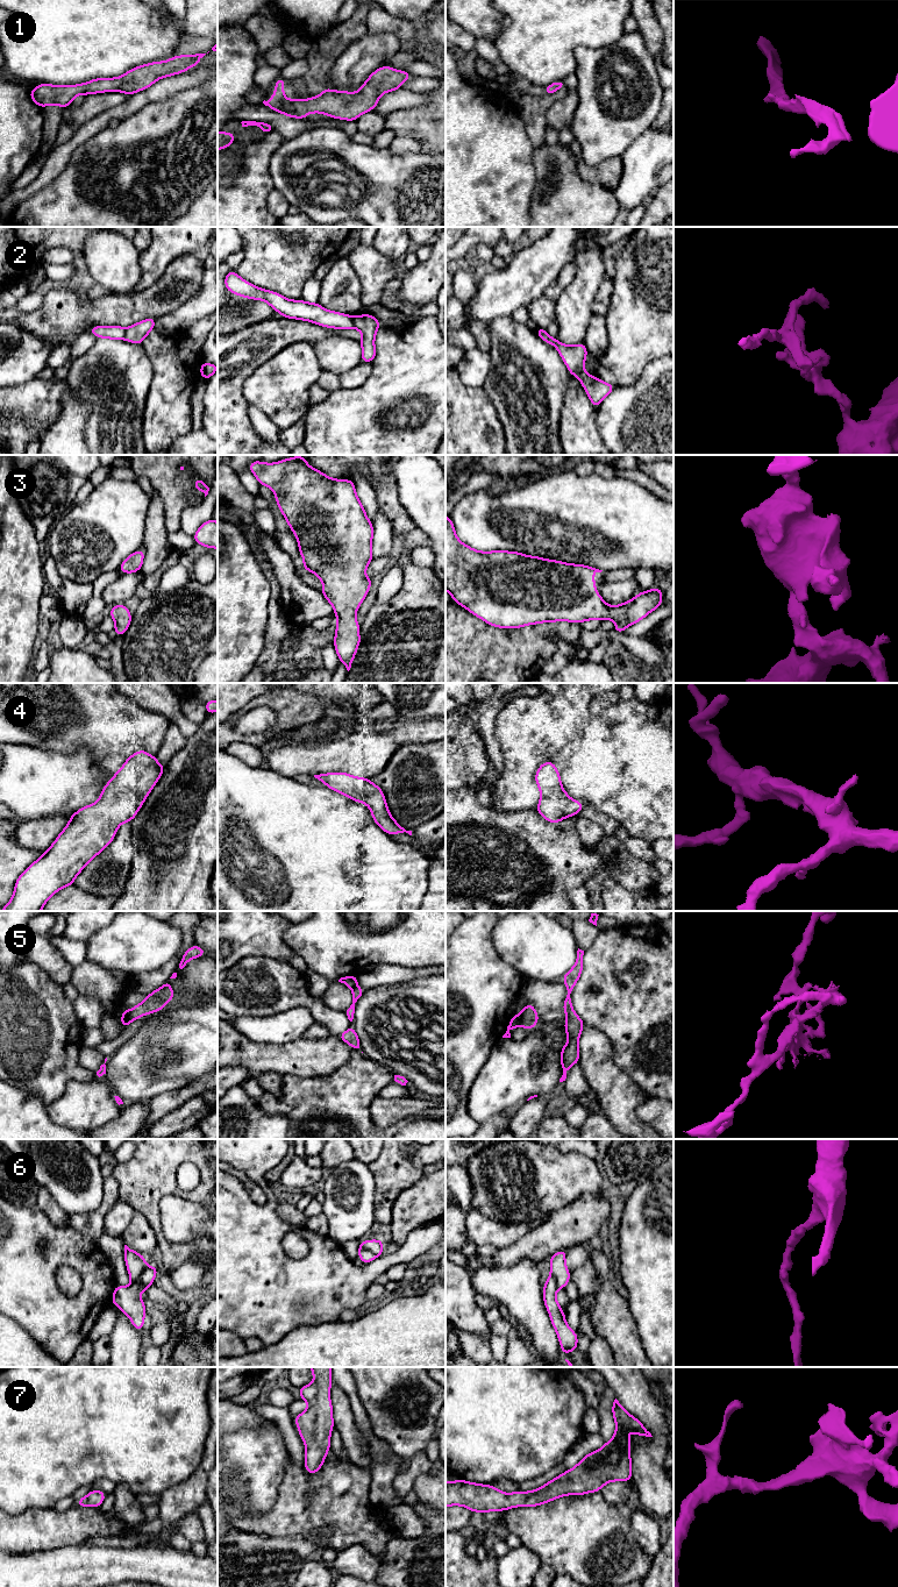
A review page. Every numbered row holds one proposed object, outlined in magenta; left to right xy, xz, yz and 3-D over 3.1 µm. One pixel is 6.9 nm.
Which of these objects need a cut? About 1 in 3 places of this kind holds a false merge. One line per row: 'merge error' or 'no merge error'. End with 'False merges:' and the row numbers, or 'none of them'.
1: no merge error
2: merge error
3: no merge error
4: no merge error
5: merge error
6: merge error
7: no merge error
False merges: 2, 5, 6

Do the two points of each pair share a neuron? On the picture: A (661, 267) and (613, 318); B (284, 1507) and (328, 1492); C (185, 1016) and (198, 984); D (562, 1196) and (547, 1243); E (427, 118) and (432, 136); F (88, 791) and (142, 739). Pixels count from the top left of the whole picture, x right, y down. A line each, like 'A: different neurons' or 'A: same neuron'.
A: same neuron
B: same neuron
C: different neurons
D: different neurons
E: same neuron
F: different neurons

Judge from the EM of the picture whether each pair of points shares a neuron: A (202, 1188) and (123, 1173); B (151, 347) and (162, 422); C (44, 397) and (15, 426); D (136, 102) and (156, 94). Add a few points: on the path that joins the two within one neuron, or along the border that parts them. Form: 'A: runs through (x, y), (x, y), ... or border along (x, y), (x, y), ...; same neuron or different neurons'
A: runs through (183, 1194), (157, 1178), (143, 1178); same neuron
B: runs through (162, 365), (162, 404); same neuron
C: runs through (36, 404), (20, 418); same neuron
D: runs through (141, 98), (151, 94); same neuron

